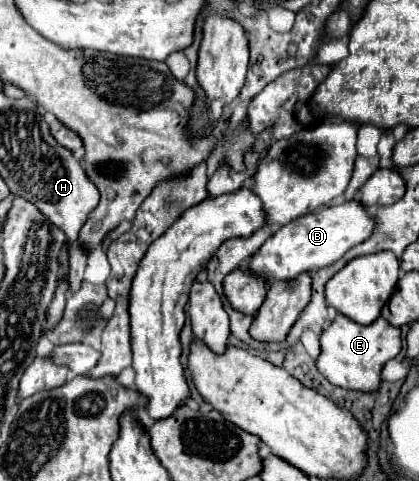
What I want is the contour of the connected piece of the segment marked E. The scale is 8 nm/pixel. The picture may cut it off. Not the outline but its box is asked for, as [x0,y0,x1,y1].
[316,315,402,393]

